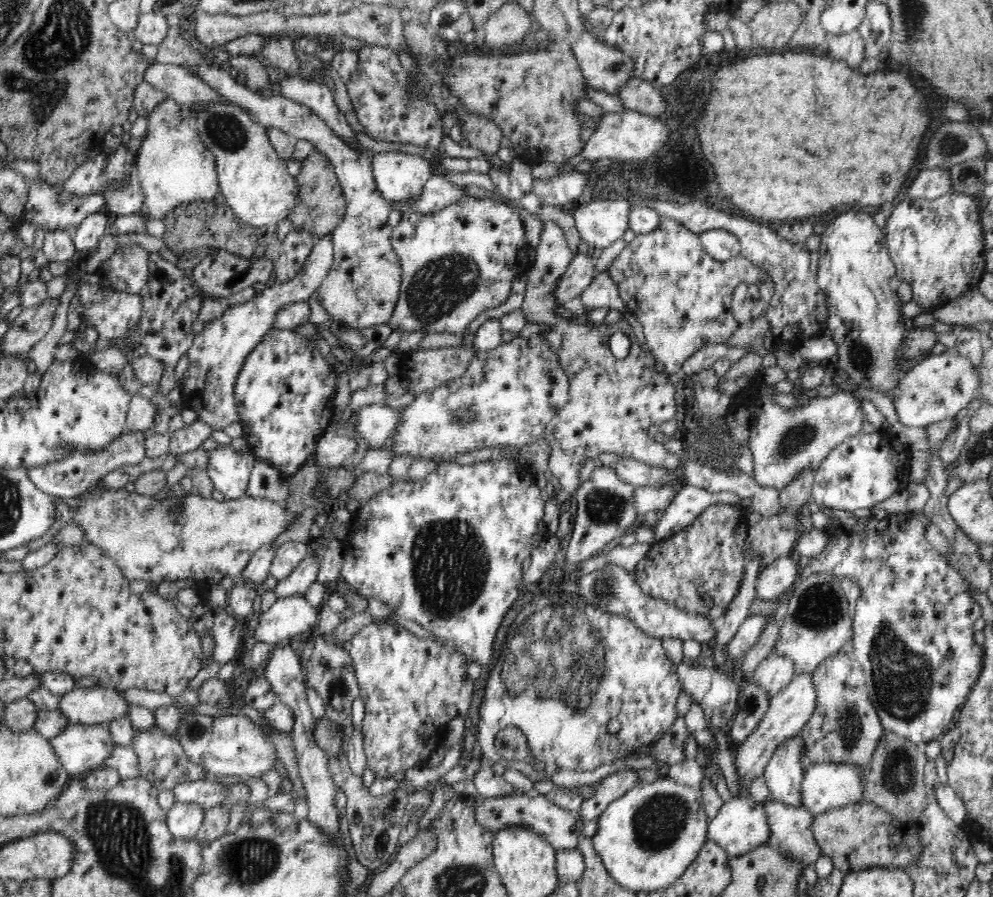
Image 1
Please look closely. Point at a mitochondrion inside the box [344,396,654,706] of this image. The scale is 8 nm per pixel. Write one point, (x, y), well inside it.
(448, 562)

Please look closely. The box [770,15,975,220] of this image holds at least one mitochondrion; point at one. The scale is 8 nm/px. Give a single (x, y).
(952, 144)

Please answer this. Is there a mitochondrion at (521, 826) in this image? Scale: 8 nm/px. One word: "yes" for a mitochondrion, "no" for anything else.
no

